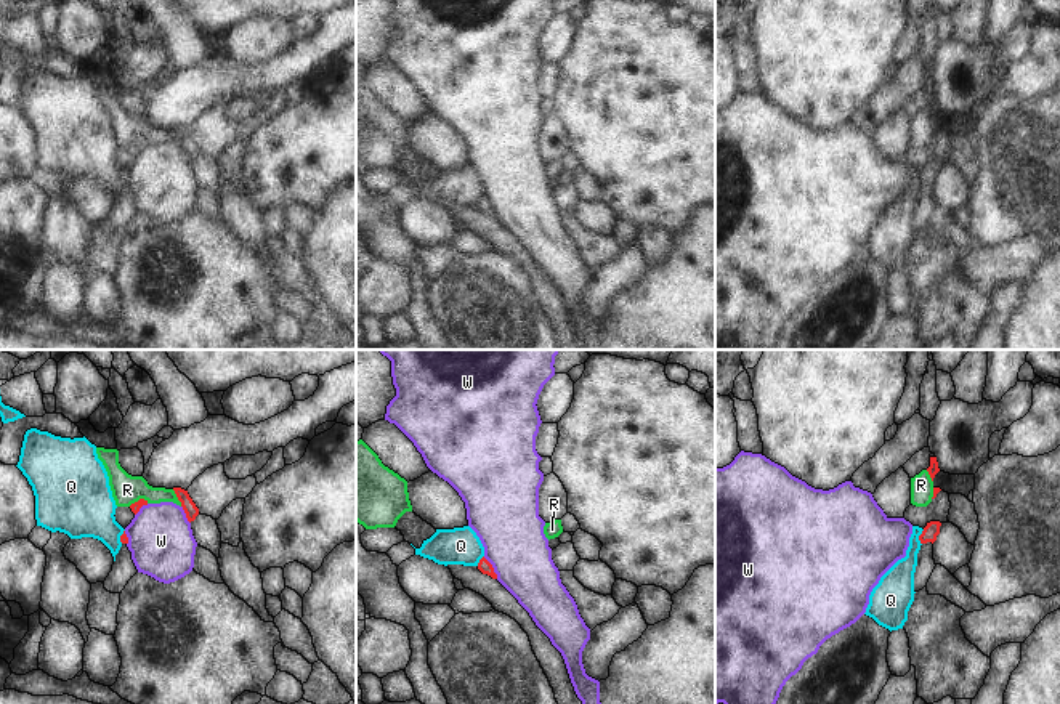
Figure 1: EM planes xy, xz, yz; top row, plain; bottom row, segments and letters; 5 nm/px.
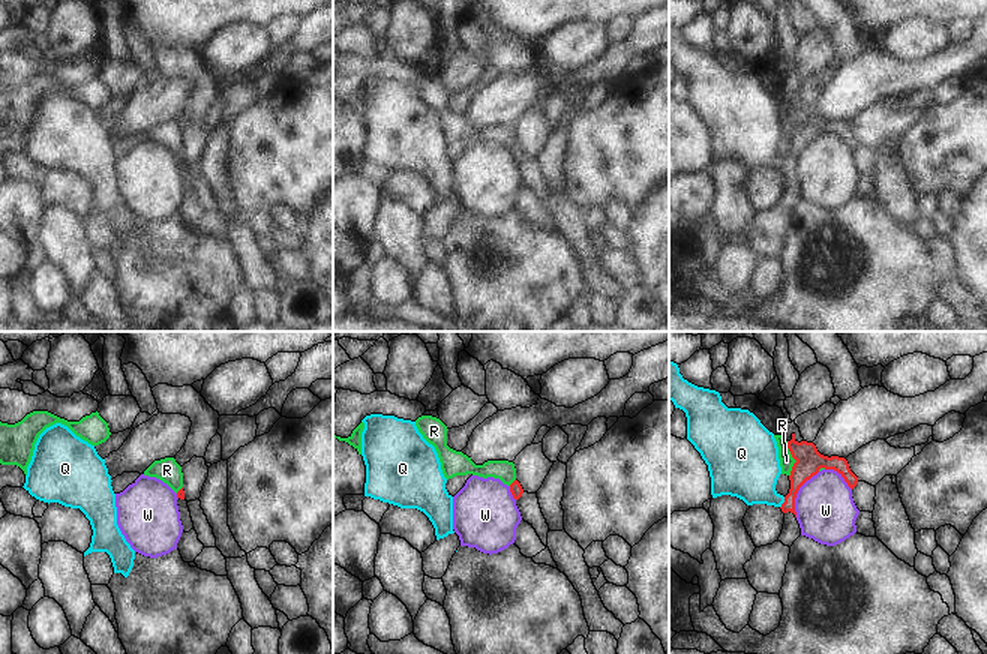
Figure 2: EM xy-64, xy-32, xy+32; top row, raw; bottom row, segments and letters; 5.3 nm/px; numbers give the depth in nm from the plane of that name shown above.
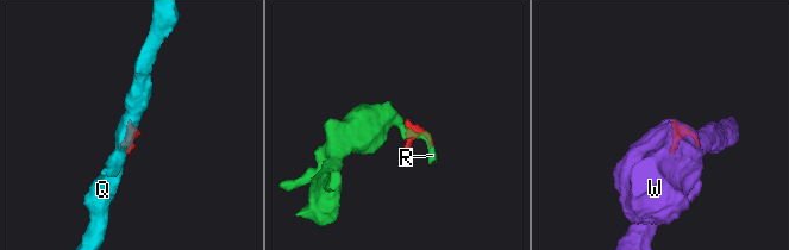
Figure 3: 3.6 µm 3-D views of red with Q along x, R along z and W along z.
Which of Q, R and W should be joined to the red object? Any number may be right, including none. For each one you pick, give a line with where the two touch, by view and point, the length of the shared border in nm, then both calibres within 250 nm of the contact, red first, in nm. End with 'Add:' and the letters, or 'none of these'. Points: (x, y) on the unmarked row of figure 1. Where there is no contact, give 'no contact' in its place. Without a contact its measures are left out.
Add: none of these

